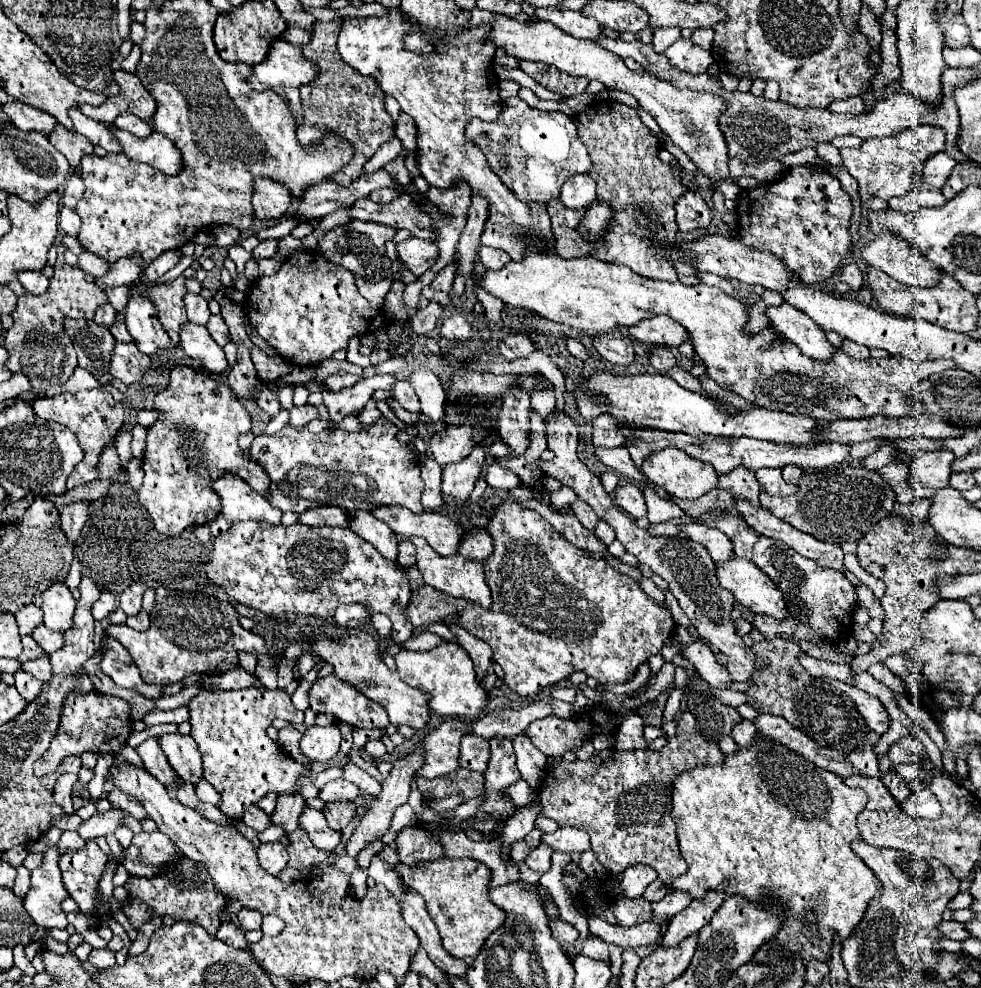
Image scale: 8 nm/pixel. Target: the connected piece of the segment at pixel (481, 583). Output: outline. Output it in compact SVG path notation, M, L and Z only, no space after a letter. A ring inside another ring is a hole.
M412 538L412 544L416 546L416 568L420 570L426 584L430 584L436 590L450 594L454 598L468 598L468 600L474 600L476 604L484 606L484 608L490 608L492 600L490 600L490 592L486 588L488 584L484 580L482 564L478 560L468 560L460 554L438 556L436 552L432 552L432 548L428 548L428 542L420 540L420 538Z

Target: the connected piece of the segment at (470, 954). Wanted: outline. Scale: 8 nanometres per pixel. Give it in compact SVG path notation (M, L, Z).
M440 858L440 860L428 862L428 864L412 866L396 864L394 868L396 868L396 872L400 872L402 880L410 888L414 888L416 892L420 892L424 896L426 908L428 908L436 928L440 930L444 950L456 958L464 958L464 960L474 958L480 952L486 938L494 930L498 930L506 920L506 912L502 908L498 908L496 904L492 904L488 898L488 880L490 880L492 872L478 860Z

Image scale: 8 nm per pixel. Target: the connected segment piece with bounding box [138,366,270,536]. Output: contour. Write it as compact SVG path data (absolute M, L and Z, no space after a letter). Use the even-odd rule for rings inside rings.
M176 366L170 372L168 390L156 394L154 402L156 410L164 412L164 418L148 428L146 452L142 458L146 476L138 498L150 512L160 534L180 536L188 526L210 524L220 512L220 502L216 494L208 490L208 478L214 480L224 470L236 472L258 494L268 492L270 480L264 468L248 460L238 448L238 436L250 430L250 414L226 384L214 380L206 372Z

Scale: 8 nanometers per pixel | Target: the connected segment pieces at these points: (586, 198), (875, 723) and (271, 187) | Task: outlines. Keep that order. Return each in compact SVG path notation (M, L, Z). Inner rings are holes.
M588 174L572 176L566 180L564 188L561 188L560 200L566 206L586 206L592 200L596 200L596 182Z
M820 678L820 680L832 684L832 686L834 686L836 690L840 690L840 692L846 692L846 694L850 696L850 700L854 702L856 710L862 714L862 718L864 718L864 722L866 722L866 726L868 726L870 730L874 730L874 732L878 732L878 734L884 734L884 732L888 731L890 716L886 708L882 706L882 702L880 702L876 696L872 696L872 694L868 694L868 692L862 692L862 690L858 690L856 686L844 684L844 682L840 682L840 680L832 680L832 678Z
M256 178L252 206L258 220L278 220L290 206L290 192L276 180Z

